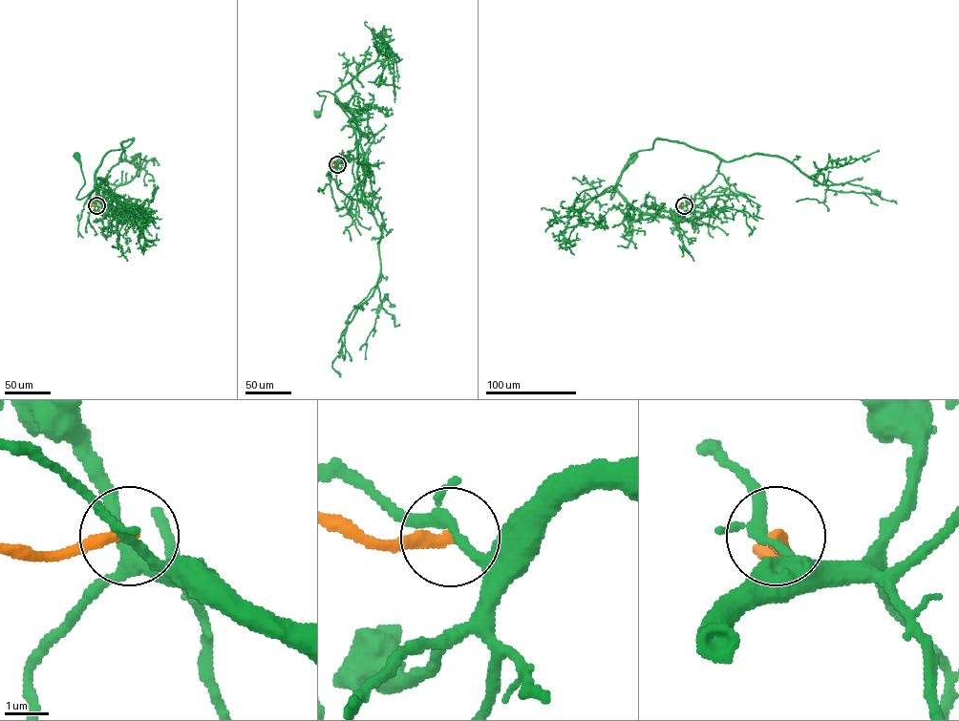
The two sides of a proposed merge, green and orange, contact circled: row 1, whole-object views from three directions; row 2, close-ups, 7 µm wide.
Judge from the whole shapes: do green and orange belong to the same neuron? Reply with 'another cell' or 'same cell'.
another cell

